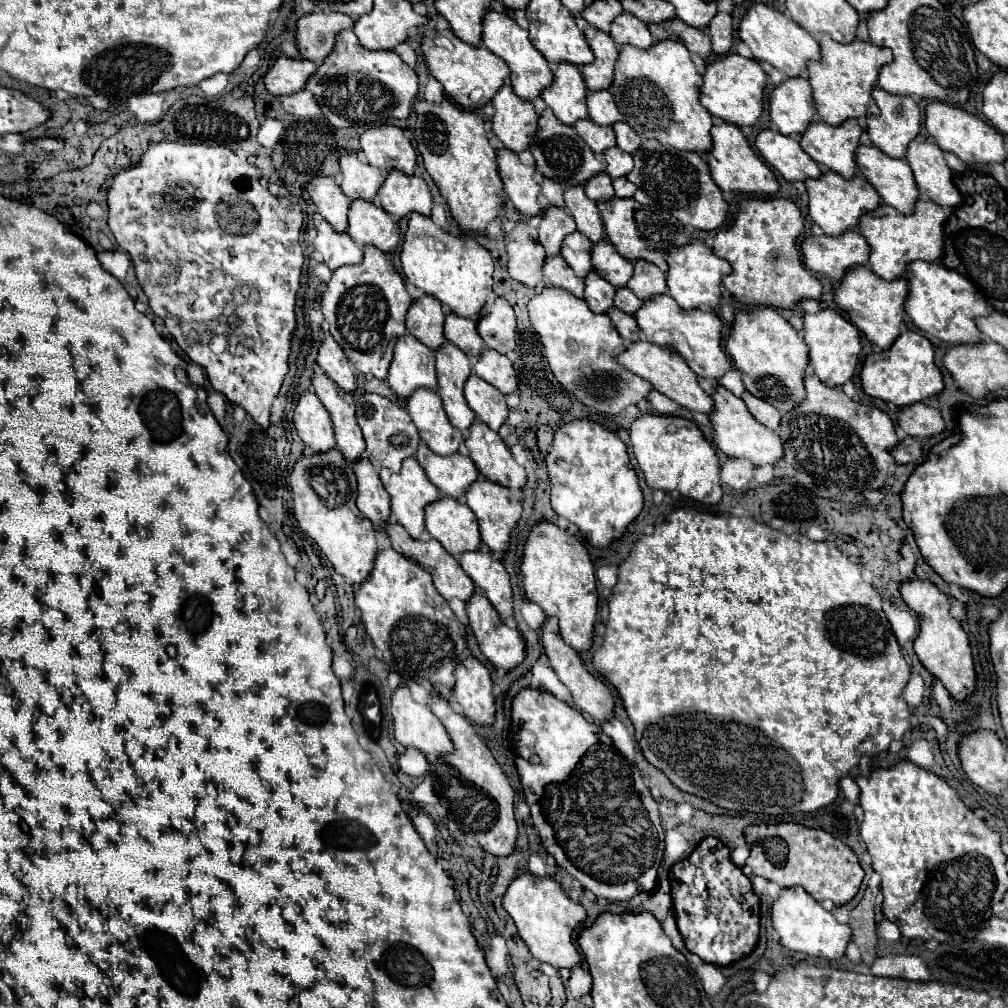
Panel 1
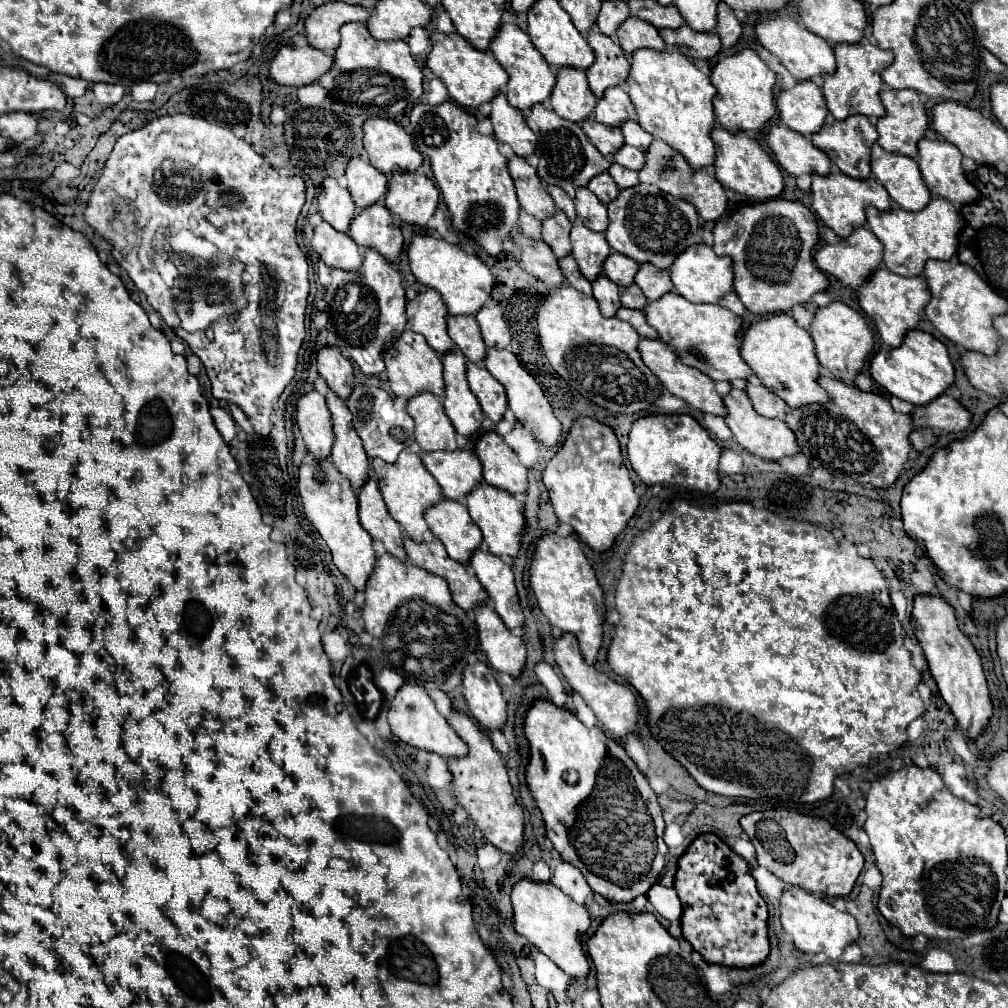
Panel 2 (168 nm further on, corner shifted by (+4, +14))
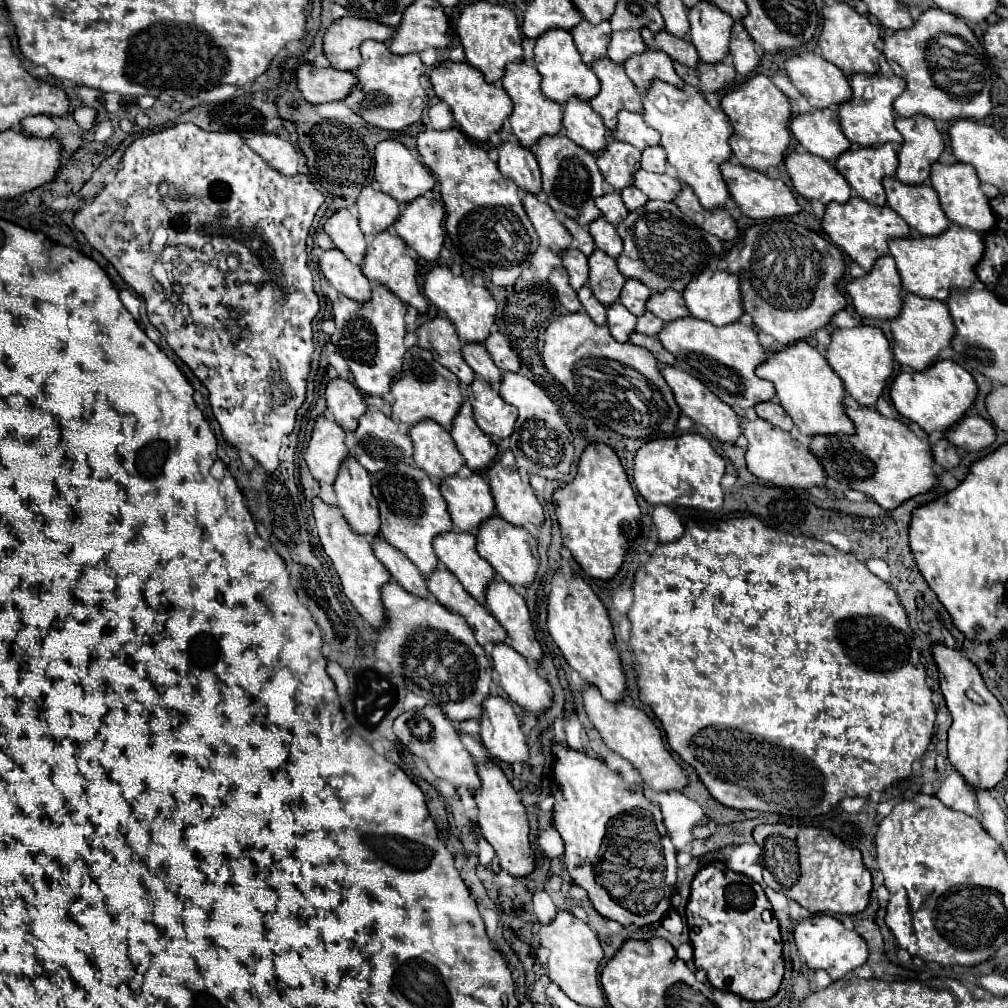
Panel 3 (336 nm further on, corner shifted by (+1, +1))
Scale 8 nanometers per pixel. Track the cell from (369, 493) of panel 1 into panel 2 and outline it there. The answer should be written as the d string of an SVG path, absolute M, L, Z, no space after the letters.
M370 478L364 484L362 492L358 494L358 500L360 500L360 522L364 530L370 532L372 540L380 540L388 554L406 562L408 556L404 550L404 534L396 524L396 520L392 520L392 516L388 514L378 490L378 482L374 478Z

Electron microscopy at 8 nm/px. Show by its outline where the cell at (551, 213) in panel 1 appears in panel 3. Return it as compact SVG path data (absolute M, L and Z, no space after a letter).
M569 247L561 253L561 261L563 261L563 267L567 269L569 273L569 283L571 287L577 291L581 289L585 283L587 283L587 277L589 277L589 269L587 269L587 257L575 249L575 247Z

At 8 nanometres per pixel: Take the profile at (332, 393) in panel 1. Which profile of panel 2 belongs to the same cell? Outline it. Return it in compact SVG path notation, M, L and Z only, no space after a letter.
M328 390L326 400L328 400L328 408L332 412L334 436L336 436L330 458L336 464L338 472L342 472L350 480L352 490L358 492L370 476L368 456L364 454L360 436L356 436L356 430L352 428L352 414L348 412L346 402L336 398L332 394L332 390Z

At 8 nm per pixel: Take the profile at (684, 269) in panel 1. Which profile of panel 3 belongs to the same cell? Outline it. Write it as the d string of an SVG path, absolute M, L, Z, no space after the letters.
M705 269L683 289L689 313L713 325L729 325L743 315L739 277L727 271Z

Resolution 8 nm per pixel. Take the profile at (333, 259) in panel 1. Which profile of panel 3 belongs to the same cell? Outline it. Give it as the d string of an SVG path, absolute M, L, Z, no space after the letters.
M327 249L319 257L319 267L325 279L343 295L367 301L371 297L371 283L359 265L353 265L339 249Z

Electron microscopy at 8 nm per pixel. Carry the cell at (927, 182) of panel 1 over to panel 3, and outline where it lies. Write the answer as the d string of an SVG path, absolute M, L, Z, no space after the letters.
M933 163L931 165L931 187L939 193L941 209L945 211L945 215L949 217L951 223L969 227L977 233L983 233L983 229L991 229L991 225L995 225L995 217L991 217L989 199L979 189L979 179L971 165L967 165L967 163L953 163L953 165Z

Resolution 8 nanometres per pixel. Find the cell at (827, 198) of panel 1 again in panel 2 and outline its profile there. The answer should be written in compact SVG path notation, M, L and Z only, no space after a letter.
M834 172L830 176L812 176L812 194L814 194L814 202L812 202L814 212L840 238L848 238L850 232L854 232L854 228L862 228L866 224L868 206L874 206L882 212L888 212L892 208L888 192L874 178L854 180L842 172Z

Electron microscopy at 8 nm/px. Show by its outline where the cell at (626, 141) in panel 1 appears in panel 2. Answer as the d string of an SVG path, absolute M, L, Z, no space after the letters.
M626 122L620 126L622 132L624 132L624 140L626 144L634 146L634 148L640 148L640 150L648 150L648 146L652 144L652 134L644 132L644 128L640 128L638 122Z

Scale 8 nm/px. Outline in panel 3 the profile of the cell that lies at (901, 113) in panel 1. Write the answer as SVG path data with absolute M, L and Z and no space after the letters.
M913 115L897 117L895 127L903 135L895 177L901 183L929 183L929 167L943 151L943 139L935 123L927 115Z

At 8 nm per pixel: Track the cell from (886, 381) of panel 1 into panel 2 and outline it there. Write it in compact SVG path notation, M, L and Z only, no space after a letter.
M912 330L906 334L904 344L894 350L880 350L870 364L870 374L872 378L884 386L892 396L910 402L914 406L924 406L944 394L948 386L954 384L954 364L948 356L946 346L936 340L934 336Z

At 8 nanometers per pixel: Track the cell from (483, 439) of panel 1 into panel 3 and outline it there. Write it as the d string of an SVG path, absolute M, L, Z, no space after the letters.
M495 461L487 469L487 475L499 517L521 527L527 523L539 527L543 523L543 507L539 505L531 485L525 485L515 469L503 467Z

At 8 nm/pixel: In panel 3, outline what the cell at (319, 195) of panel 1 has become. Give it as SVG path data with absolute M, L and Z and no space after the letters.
M339 209L335 211L323 225L323 231L331 237L333 245L345 253L345 257L355 263L361 265L363 261L363 253L367 247L365 235L361 235L359 229L359 221L357 217L351 215L349 209Z

